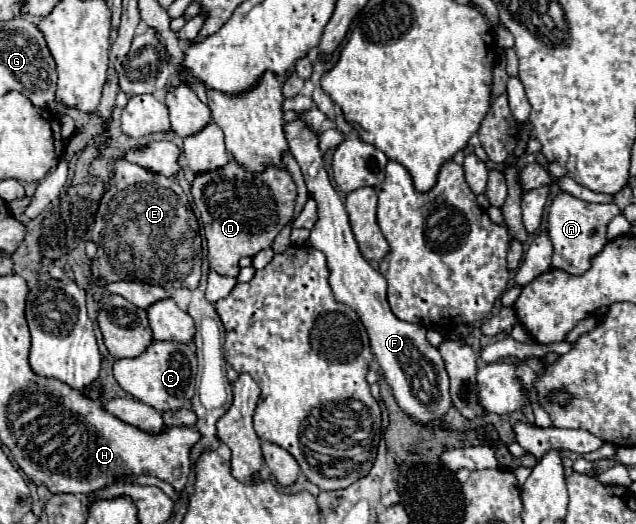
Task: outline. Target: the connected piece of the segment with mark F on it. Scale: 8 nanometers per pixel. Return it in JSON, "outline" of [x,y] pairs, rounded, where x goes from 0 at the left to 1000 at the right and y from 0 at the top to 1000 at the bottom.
{"outline":[[[473,221],[458,233],[448,233],[445,252],[454,275],[454,290],[464,298],[467,313],[473,317],[486,374],[498,385],[498,424],[489,439],[486,458],[492,473],[505,477],[514,489],[517,542],[524,550],[530,576],[552,584],[564,599],[580,637],[586,679],[596,691],[599,710],[608,733],[615,737],[624,771],[646,798],[653,798],[653,805],[678,805],[681,798],[697,798],[709,775],[709,756],[706,756],[706,721],[690,668],[671,653],[668,645],[671,630],[662,618],[634,615],[615,595],[608,580],[608,534],[593,515],[586,515],[586,508],[568,489],[561,473],[561,462],[549,431],[546,401],[533,370],[520,355],[511,321],[511,302],[502,282],[498,252],[492,252]]]}

